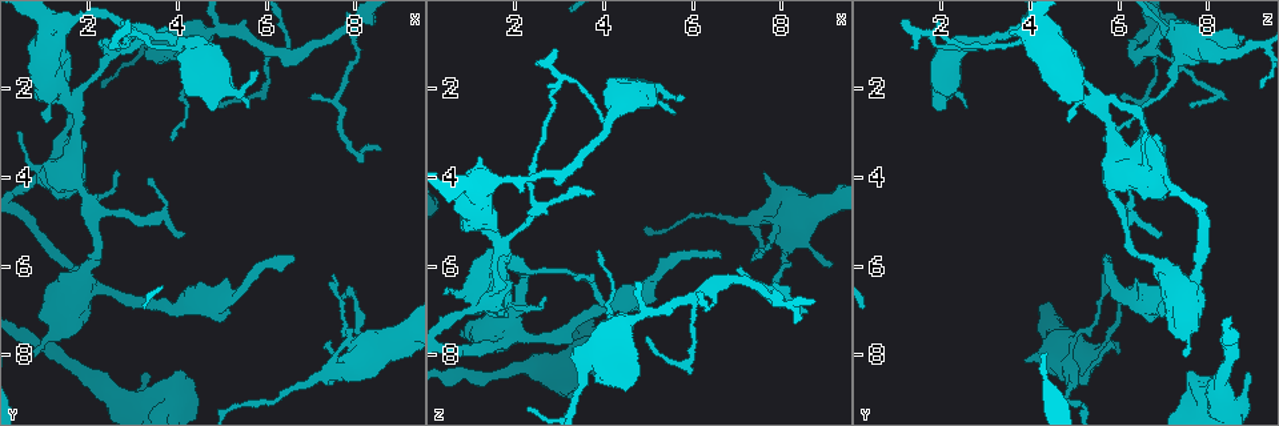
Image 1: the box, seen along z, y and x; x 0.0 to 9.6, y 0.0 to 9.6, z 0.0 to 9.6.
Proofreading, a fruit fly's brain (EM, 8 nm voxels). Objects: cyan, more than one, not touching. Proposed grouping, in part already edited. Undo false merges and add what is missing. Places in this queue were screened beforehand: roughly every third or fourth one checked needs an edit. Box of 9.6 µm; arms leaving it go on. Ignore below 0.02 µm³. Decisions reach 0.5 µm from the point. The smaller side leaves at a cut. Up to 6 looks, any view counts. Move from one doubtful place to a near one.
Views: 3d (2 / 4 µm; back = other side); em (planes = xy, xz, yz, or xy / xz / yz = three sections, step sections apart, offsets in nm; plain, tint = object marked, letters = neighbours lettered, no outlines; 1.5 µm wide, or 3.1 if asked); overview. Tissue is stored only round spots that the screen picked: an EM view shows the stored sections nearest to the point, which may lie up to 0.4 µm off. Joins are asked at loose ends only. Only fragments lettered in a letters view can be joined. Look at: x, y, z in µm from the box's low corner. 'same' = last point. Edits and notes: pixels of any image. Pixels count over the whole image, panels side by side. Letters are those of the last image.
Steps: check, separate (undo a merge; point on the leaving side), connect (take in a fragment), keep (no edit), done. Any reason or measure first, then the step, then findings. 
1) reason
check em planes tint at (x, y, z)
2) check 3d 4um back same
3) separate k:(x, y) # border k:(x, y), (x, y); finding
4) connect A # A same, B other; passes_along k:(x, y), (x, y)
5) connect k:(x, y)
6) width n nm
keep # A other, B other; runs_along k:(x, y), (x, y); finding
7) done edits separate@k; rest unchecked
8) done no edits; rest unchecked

three-way junction
check 3d 2um at (4.10, 0.95, 2.80)

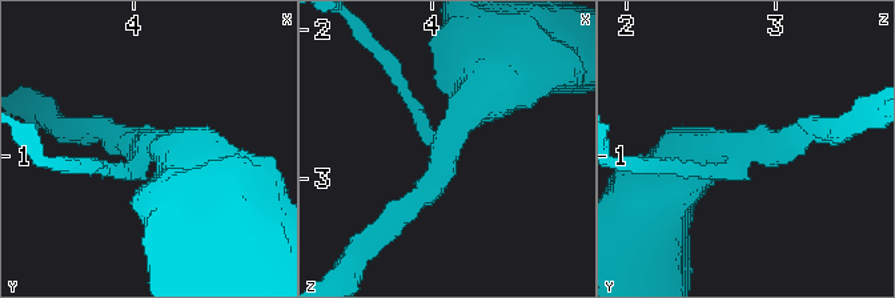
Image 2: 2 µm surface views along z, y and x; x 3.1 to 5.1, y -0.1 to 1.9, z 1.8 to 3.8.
arms 3
check em xy step 8 tint at (4.12, 0.94, 2.76)

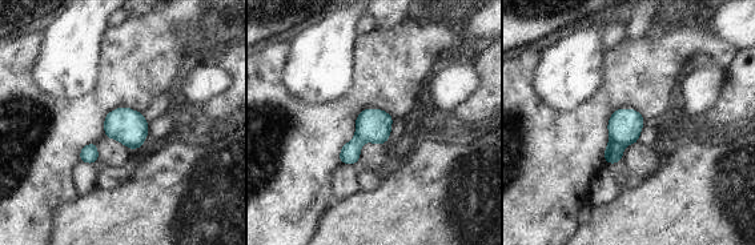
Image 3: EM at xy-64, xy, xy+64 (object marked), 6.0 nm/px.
check em planes letters same

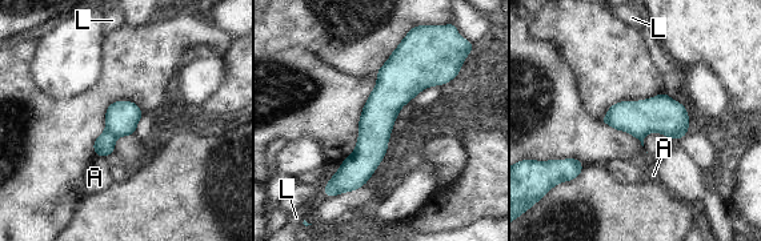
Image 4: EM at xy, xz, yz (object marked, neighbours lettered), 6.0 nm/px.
width 200 nm
separate 4:(104, 144) # A other, L other; border 4:(105, 129), (116, 137); a second neuron is stuck on

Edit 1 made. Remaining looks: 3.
check overview

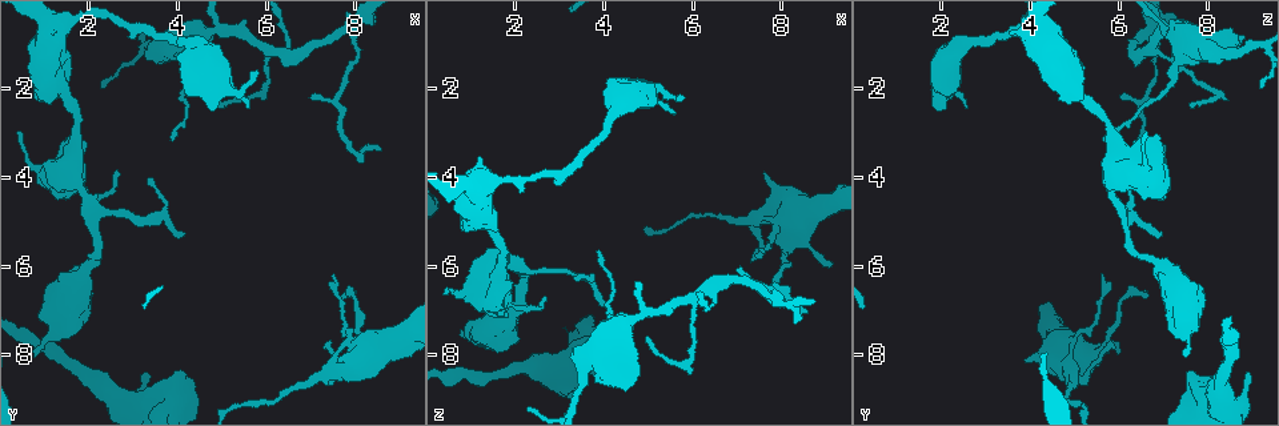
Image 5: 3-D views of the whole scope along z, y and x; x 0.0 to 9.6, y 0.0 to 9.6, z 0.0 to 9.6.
check em planes letters at (4.10, 5.20, 7.00)

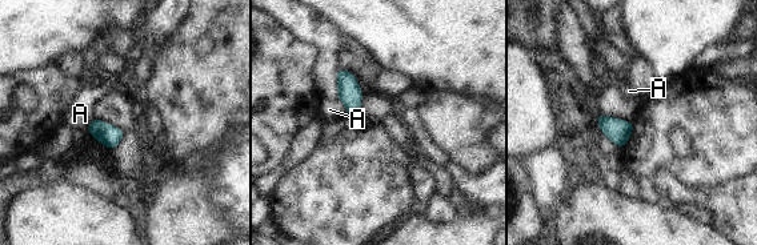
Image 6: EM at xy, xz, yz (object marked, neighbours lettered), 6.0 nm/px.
longest_contact A 120 nm
keep # A other; border 6:(337, 99), (348, 113); no lettered fragment goes on from it

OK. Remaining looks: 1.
done edits separate@4; rest unchecked

